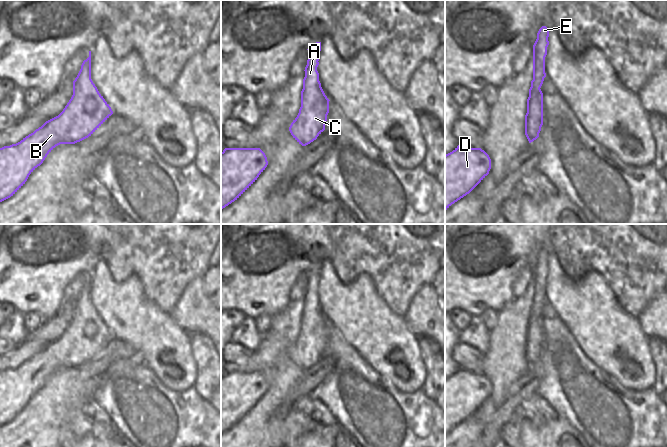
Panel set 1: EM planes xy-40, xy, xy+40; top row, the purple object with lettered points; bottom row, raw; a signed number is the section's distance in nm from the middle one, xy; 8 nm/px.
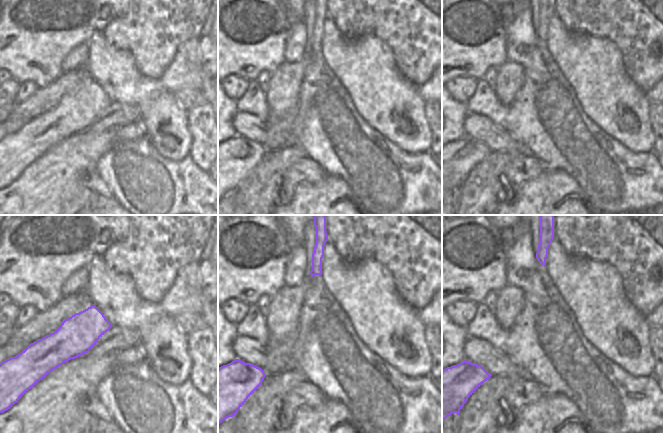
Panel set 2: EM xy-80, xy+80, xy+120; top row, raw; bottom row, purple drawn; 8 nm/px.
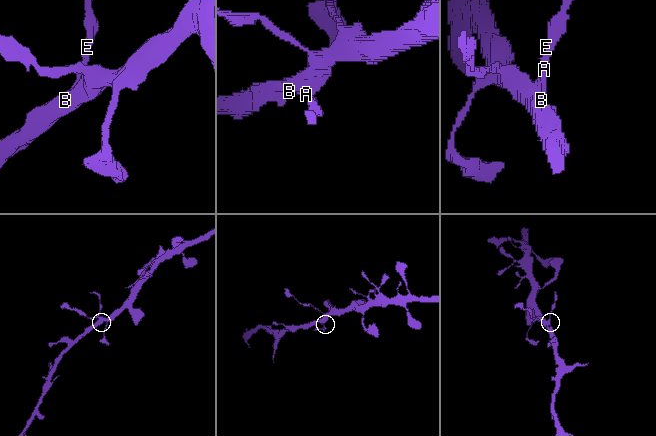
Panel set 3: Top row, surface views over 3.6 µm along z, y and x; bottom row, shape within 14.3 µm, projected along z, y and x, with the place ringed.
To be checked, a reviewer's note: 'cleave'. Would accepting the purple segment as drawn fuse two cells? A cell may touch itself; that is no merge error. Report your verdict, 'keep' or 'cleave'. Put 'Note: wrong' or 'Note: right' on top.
Note: right
cleave

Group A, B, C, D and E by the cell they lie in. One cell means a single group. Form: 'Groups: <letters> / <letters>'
Groups: A B C D / E

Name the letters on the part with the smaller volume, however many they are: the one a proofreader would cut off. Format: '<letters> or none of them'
E

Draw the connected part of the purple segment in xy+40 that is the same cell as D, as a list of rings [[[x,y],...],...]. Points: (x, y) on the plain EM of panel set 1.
[[[459,368],[445,379],[445,434],[469,418],[488,398],[491,383],[481,372]]]

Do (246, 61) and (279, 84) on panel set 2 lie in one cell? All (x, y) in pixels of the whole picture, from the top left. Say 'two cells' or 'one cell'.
two cells

